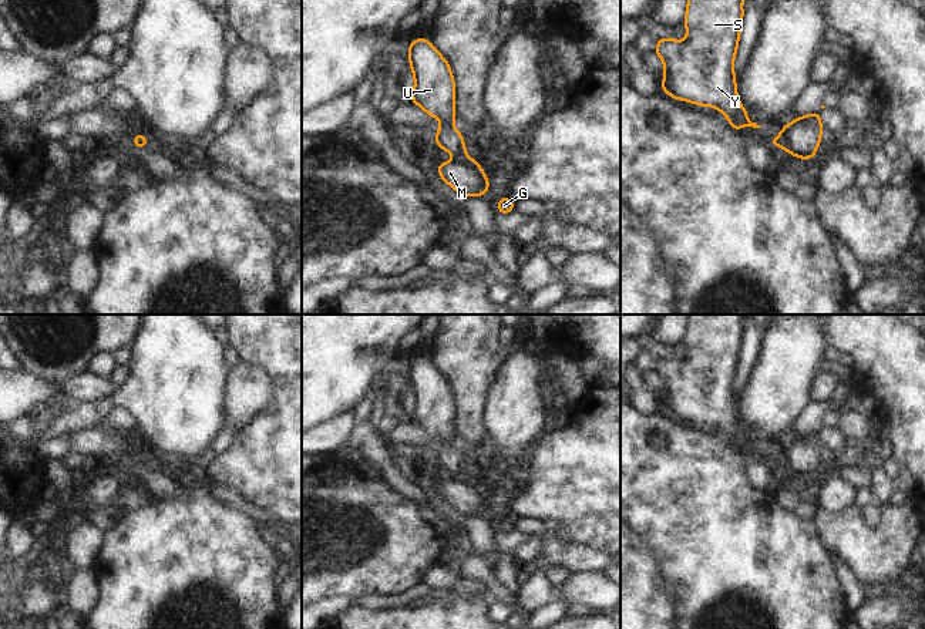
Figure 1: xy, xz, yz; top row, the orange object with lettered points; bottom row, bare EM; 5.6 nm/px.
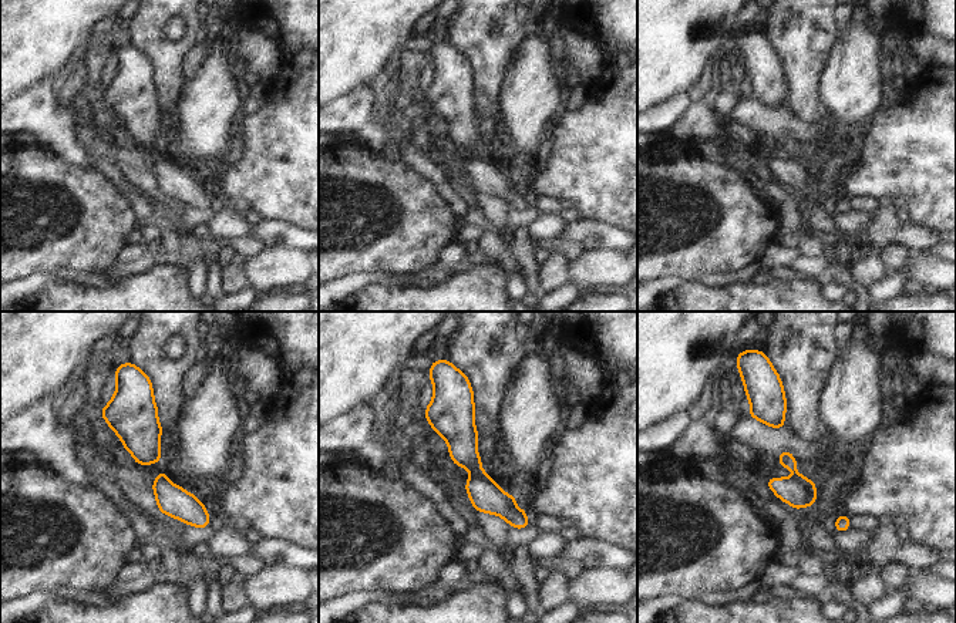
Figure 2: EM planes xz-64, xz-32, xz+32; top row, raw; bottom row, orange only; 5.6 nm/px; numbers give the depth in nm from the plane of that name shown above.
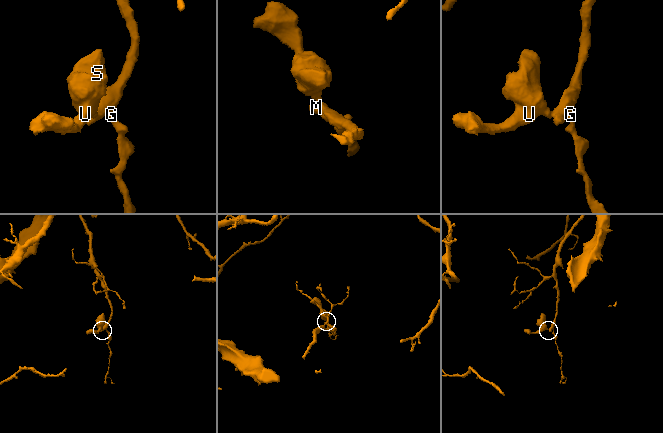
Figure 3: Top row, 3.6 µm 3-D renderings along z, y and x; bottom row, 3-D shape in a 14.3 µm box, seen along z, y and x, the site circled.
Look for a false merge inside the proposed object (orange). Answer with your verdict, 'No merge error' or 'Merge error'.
Merge error.

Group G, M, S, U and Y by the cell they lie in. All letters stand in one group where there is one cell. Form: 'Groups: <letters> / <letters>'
Groups: G M / S U Y.

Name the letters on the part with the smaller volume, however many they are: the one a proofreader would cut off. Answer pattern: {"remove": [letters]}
{"remove": ["S", "U", "Y"]}

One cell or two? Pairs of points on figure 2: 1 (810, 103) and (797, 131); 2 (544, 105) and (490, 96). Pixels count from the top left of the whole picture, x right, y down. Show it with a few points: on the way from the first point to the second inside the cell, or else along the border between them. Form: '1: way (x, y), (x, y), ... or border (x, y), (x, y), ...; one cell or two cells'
1: border (785, 108), (817, 125); two cells
2: border (505, 73), (500, 90), (500, 113), (495, 120); two cells

